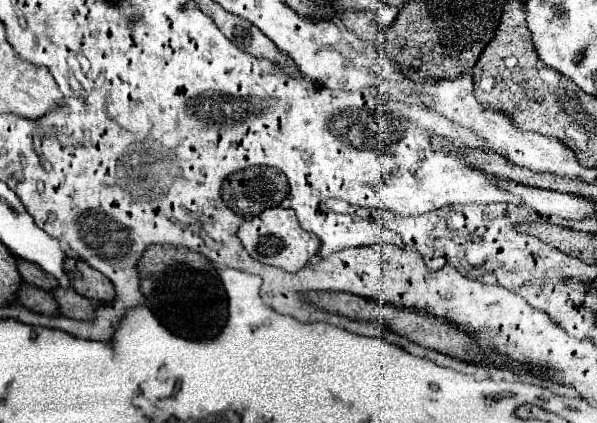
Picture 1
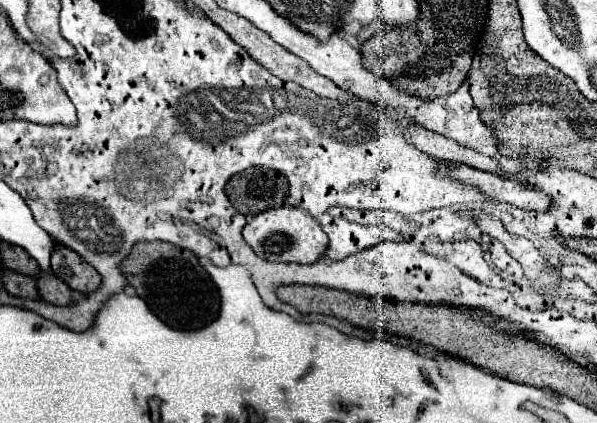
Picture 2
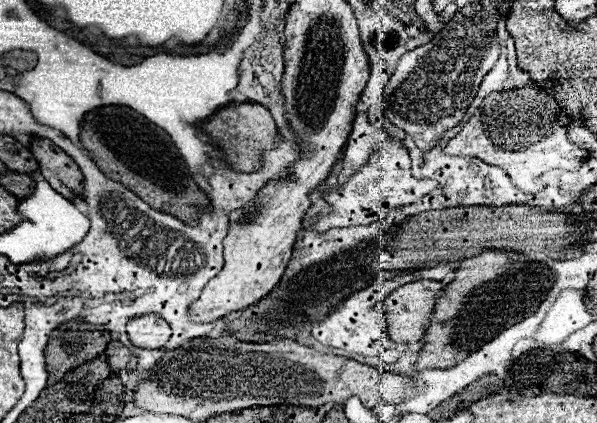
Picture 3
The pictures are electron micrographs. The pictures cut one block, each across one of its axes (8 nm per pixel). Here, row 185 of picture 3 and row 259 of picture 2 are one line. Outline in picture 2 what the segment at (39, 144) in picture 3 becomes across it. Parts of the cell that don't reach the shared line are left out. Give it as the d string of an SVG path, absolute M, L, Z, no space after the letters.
M56 244L52 250L50 270L76 292L88 294L94 292L100 284L98 272L88 262L84 262L80 254L62 244Z

